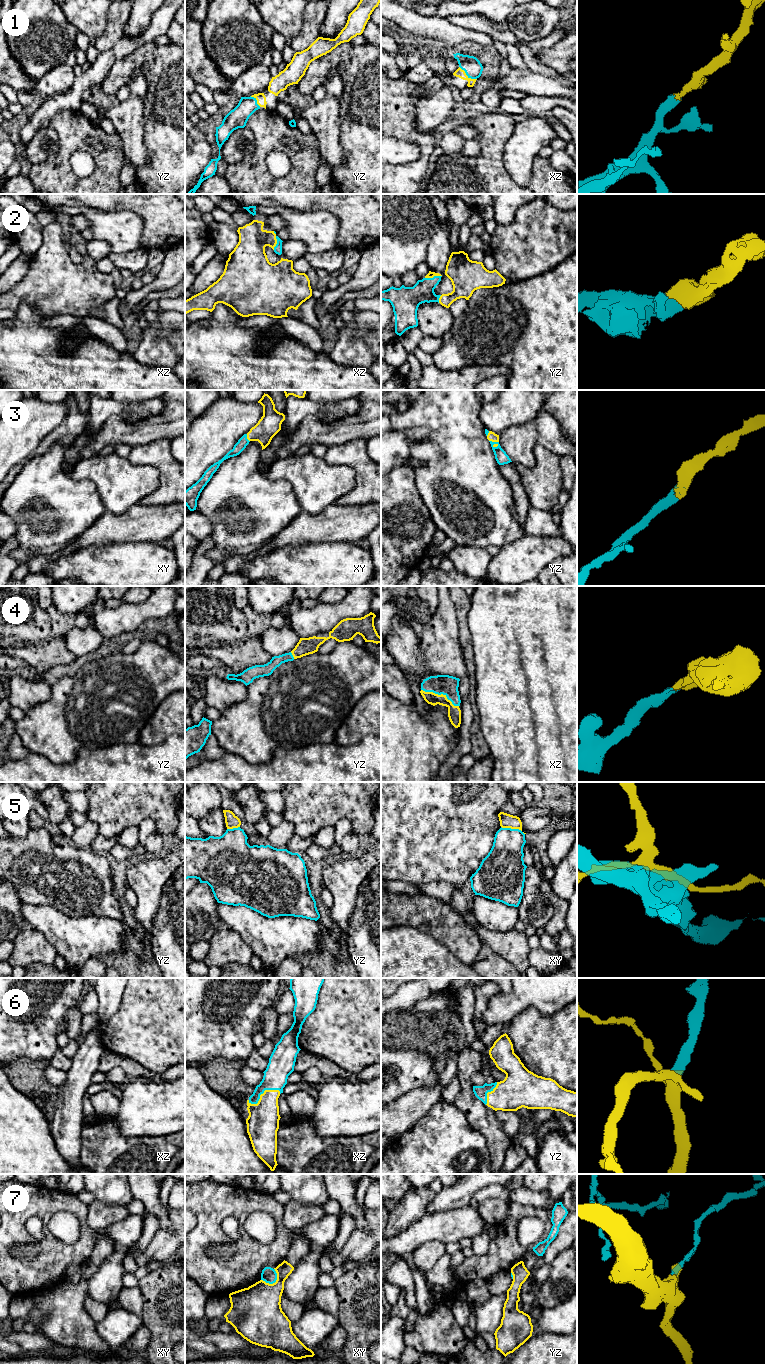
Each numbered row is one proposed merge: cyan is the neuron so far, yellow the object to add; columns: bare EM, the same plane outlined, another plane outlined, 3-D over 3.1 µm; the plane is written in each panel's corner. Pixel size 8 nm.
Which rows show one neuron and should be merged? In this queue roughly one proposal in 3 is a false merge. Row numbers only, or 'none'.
1, 2, 3, 4, 6

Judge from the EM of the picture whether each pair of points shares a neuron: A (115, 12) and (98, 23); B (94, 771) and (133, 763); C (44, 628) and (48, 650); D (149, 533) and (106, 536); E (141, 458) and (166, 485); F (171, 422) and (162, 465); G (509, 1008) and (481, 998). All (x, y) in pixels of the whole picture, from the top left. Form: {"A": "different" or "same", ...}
{"A": "different", "B": "same", "C": "different", "D": "same", "E": "same", "F": "different", "G": "different"}

